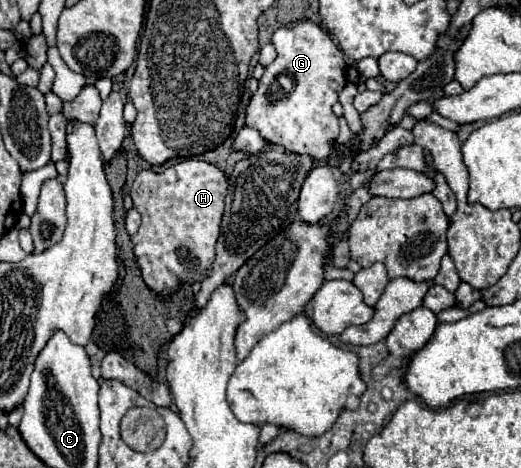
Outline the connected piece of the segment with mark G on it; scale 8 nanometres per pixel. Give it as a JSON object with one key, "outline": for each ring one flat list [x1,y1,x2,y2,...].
{"outline":[[302,21,294,27,282,27,274,31,272,45,278,51,278,57,266,67,260,79,260,87,250,99,250,105,246,109,246,127,258,129,264,139,274,145,282,145,292,153,310,155,318,161,324,161,326,157,330,157,330,143,338,137,338,117,332,113,332,107,338,101,340,91,348,83,346,59,332,41,332,37,312,21]]}

